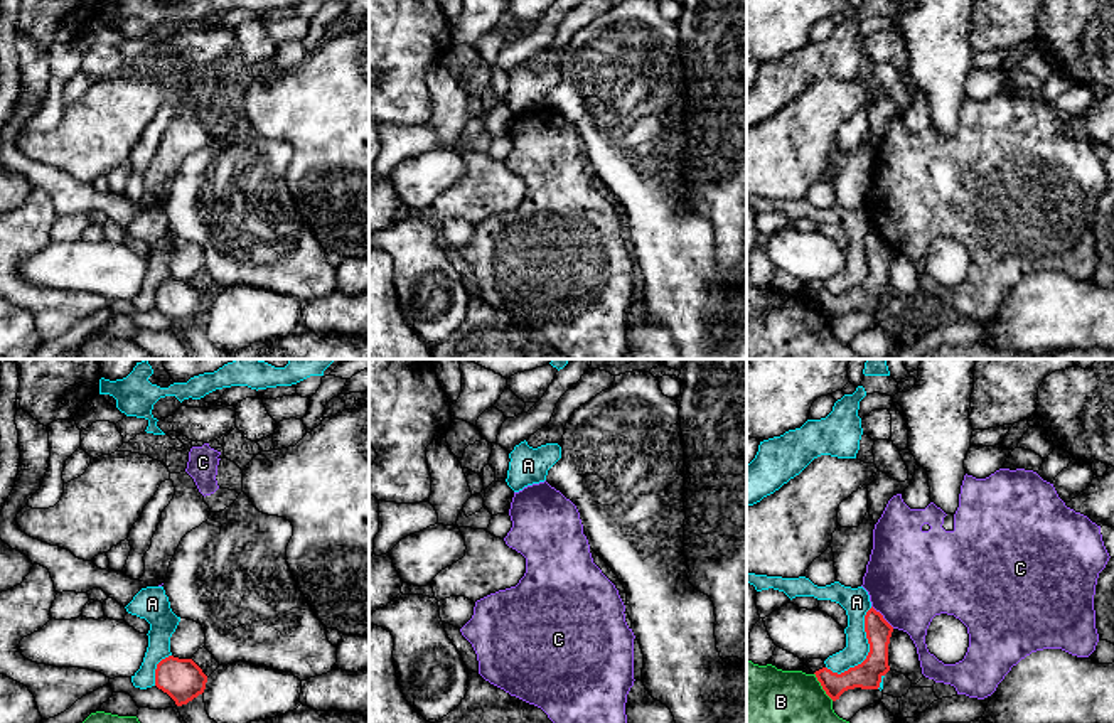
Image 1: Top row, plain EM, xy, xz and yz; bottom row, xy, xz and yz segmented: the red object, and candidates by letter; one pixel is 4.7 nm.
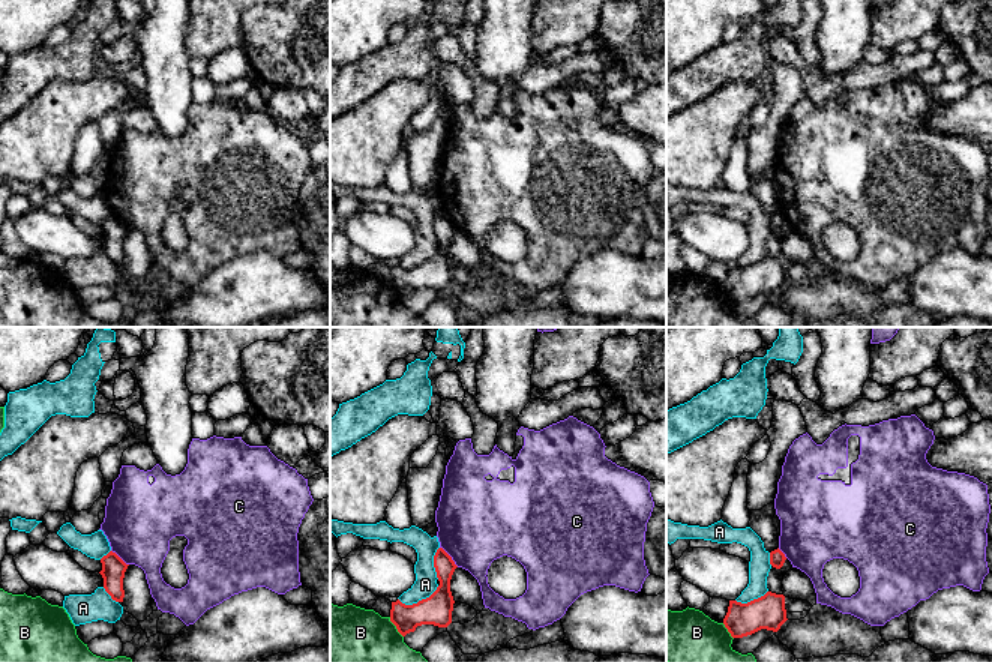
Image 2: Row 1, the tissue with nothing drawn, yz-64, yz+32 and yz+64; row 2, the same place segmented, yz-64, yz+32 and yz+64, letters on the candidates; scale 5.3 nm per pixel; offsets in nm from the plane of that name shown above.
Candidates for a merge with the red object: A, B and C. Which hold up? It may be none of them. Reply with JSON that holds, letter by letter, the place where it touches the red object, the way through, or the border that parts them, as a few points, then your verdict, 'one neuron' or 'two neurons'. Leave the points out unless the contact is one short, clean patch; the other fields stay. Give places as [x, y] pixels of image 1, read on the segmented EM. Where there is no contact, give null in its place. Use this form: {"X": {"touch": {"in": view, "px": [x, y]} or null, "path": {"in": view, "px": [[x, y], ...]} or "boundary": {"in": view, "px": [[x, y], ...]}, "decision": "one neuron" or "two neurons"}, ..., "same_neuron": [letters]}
{"A": {"touch": {"in": "yz", "px": [870, 649]}, "decision": "two neurons"}, "B": {"touch": {"in": "yz", "px": [821, 685]}, "boundary": {"in": "yz", "px": [[814, 673], [821, 688], [833, 700]]}, "decision": "two neurons"}, "C": {"touch": {"in": "yz", "px": [882, 617]}, "boundary": {"in": "yz", "px": [[872, 605], [894, 627]]}, "decision": "two neurons"}, "same_neuron": []}

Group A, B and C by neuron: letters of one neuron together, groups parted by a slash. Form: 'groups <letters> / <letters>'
groups A / B / C

